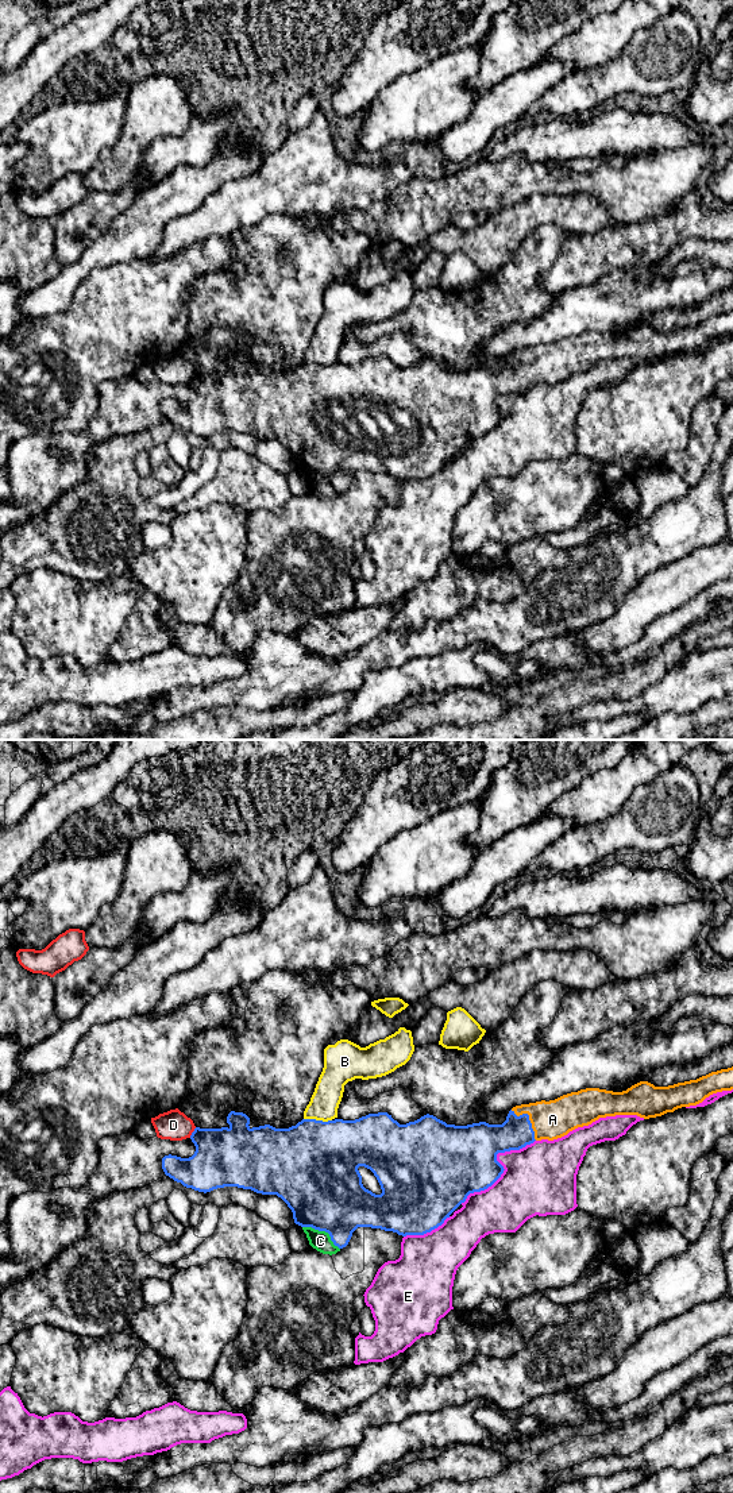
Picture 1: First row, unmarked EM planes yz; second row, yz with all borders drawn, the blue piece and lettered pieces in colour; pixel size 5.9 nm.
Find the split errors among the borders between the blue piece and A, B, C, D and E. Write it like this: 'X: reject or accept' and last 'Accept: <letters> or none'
A: accept
B: reject
C: reject
D: reject
E: reject
Accept: A

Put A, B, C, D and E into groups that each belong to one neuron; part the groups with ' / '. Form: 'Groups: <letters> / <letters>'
Groups: A / B D / C / E

